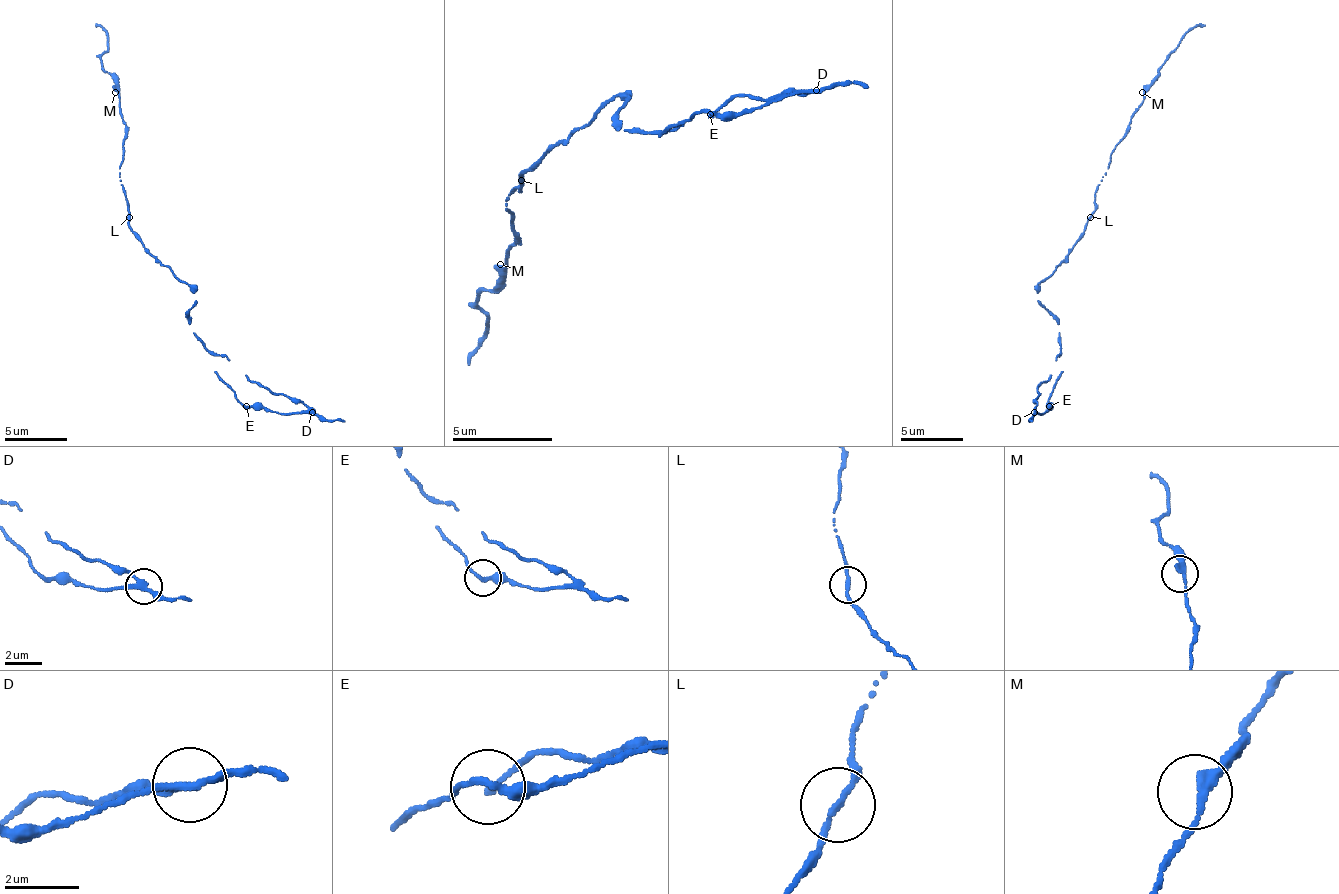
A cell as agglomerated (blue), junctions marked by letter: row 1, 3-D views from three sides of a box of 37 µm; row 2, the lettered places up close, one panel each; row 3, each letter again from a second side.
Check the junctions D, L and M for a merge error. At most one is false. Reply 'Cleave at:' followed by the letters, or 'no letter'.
Cleave at: D

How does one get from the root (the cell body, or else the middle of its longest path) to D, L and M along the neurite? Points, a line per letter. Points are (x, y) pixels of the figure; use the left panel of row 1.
D: (168, 269), (190, 288), (193, 335), (215, 356), (215, 375), (240, 403), (312, 412)
L: (168, 269), (131, 229), (128, 216)
M: (168, 269), (143, 244), (128, 223), (128, 198), (119, 176), (125, 126), (115, 92)

